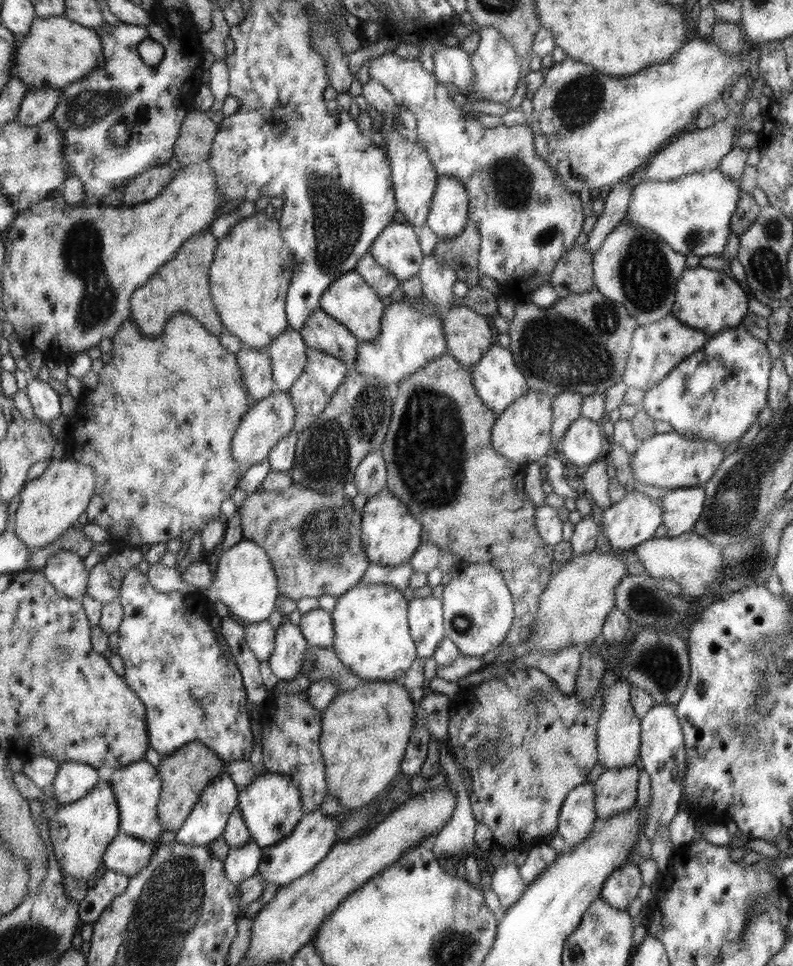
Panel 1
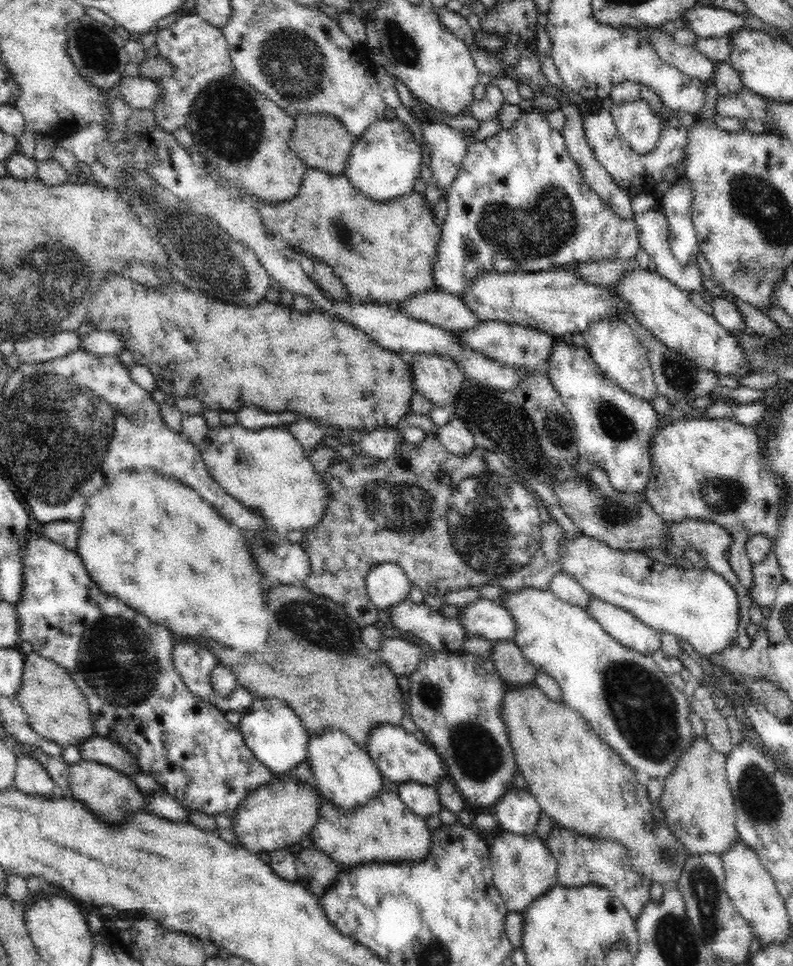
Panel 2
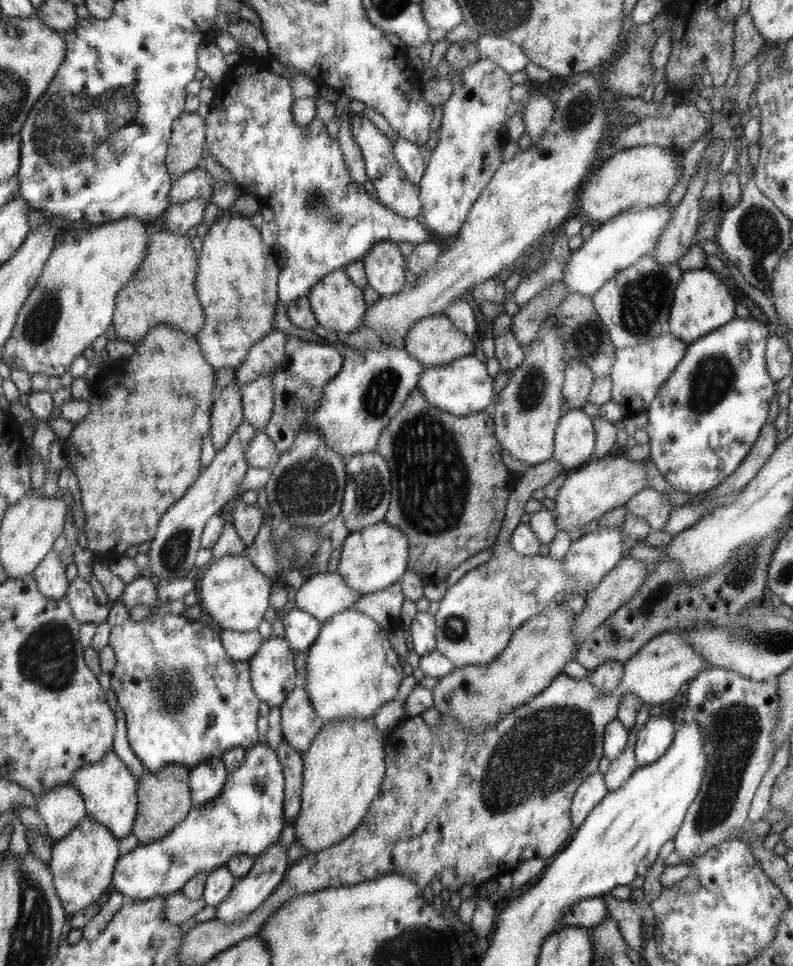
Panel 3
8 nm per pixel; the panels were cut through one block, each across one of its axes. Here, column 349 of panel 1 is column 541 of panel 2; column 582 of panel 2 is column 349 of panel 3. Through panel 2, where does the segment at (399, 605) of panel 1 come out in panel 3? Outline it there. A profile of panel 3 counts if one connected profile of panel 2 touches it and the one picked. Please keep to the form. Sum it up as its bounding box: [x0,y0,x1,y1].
[305,608,404,722]

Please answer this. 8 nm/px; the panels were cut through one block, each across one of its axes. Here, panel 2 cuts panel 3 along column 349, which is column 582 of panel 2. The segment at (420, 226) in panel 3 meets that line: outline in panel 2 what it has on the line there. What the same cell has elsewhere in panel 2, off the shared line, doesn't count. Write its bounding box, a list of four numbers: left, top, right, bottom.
[432,111,640,295]

